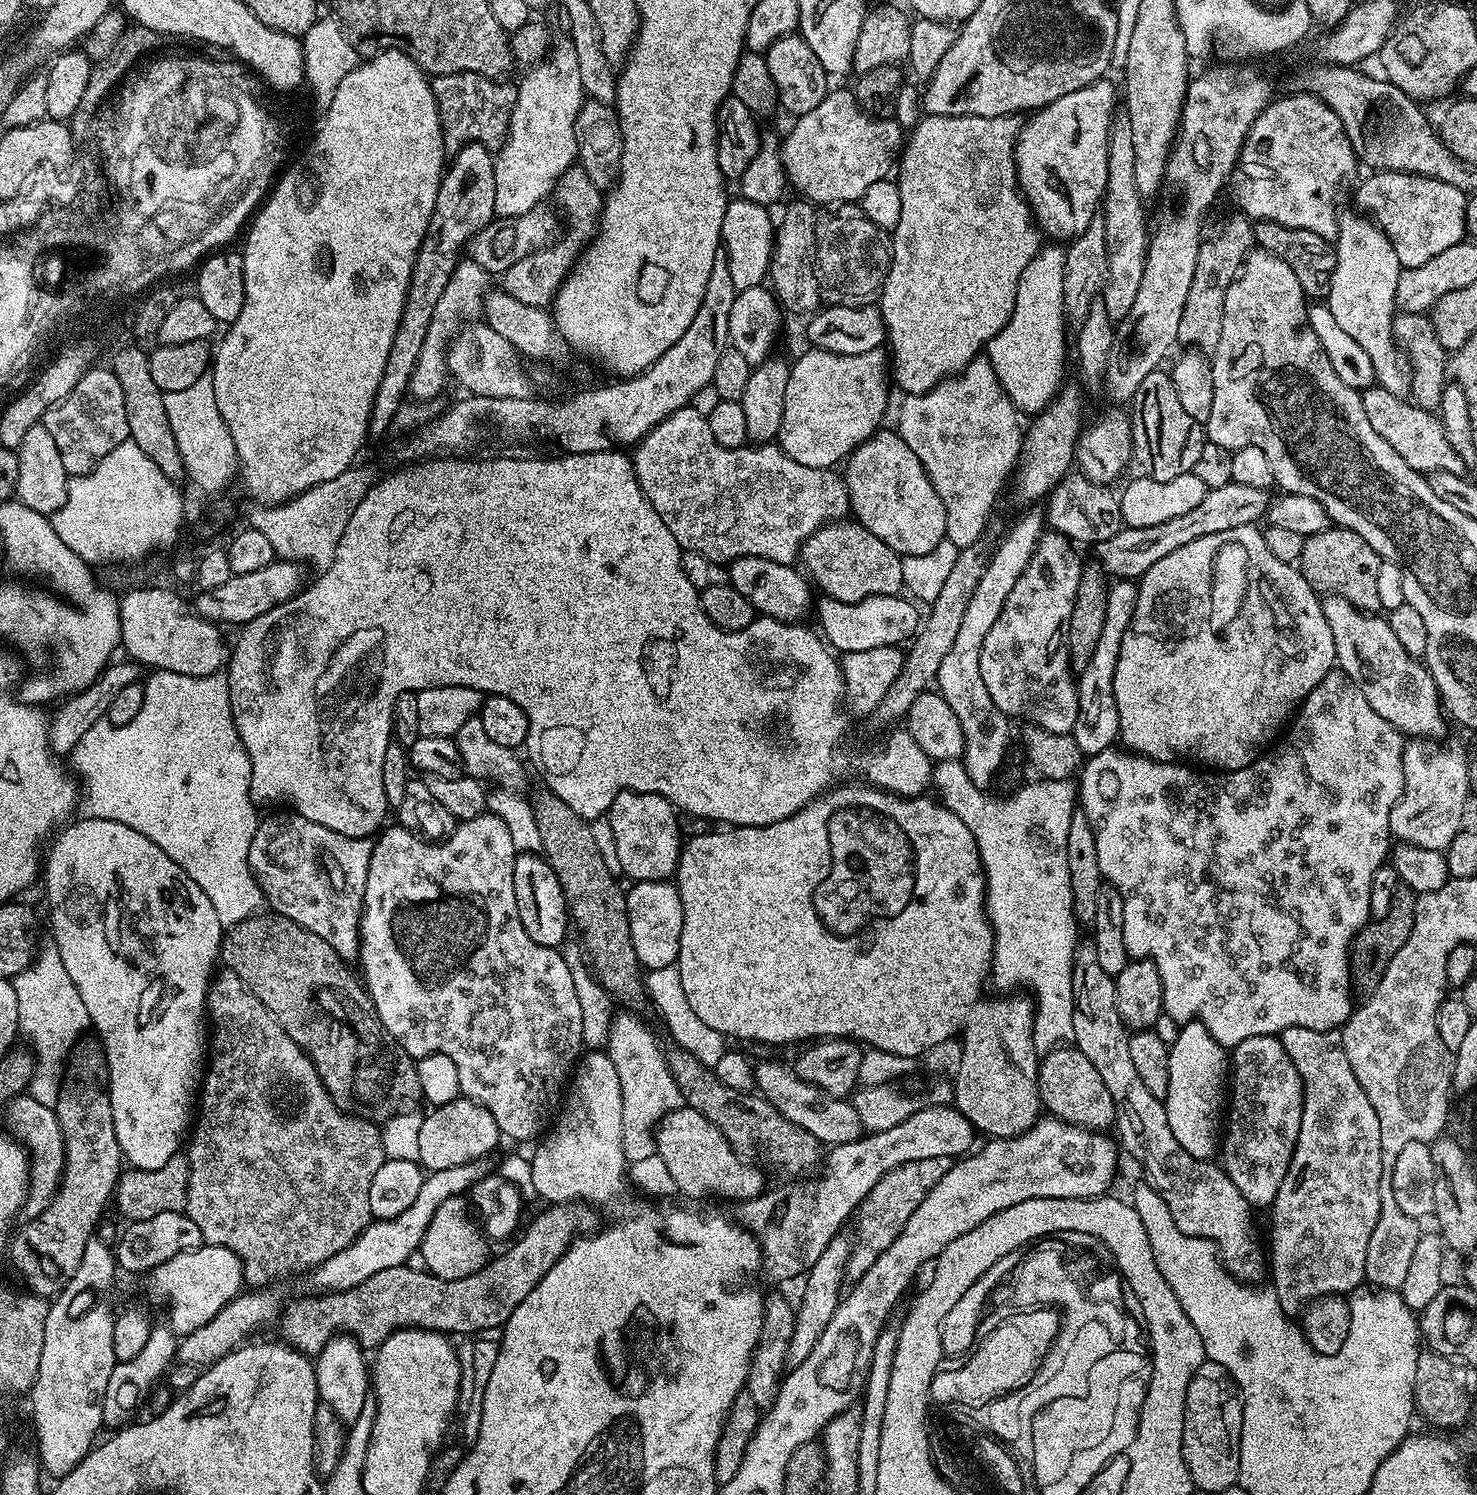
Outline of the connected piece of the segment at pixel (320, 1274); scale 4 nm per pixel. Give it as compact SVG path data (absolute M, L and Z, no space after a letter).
M487 1159L475 1160L462 1166L450 1166L450 1170L428 1172L422 1182L422 1190L418 1190L418 1198L414 1198L414 1202L410 1202L410 1206L406 1206L402 1214L389 1220L373 1219L372 1223L360 1231L358 1238L354 1238L354 1242L346 1246L346 1250L338 1250L334 1258L326 1258L326 1262L312 1269L310 1279L316 1287L313 1289L320 1294L341 1292L366 1282L366 1278L370 1278L370 1274L378 1274L378 1270L390 1270L390 1266L407 1264L411 1255L420 1251L423 1236L438 1206L448 1198L463 1197L471 1184L479 1185L481 1180L489 1175L488 1163Z

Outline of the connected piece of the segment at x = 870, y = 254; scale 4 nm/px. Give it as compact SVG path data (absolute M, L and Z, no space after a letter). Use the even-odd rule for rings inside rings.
M859 203L830 204L817 211L814 275L825 305L873 303L880 295L891 261L892 250L885 229L874 226Z

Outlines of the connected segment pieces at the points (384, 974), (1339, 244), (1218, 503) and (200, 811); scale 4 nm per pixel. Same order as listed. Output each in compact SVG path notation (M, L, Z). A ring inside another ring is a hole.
M481 814L469 820L459 821L454 831L439 842L417 836L408 828L385 827L375 837L372 846L364 906L360 910L360 955L358 957L358 965L360 964L361 970L364 971L362 983L372 999L376 1016L382 1022L382 1026L386 1026L388 1033L413 1058L429 1056L435 1052L446 1054L446 1058L450 1058L450 1062L458 1066L458 1086L461 1097L483 1104L486 1110L490 1110L490 1114L494 1114L494 1122L498 1122L501 1133L507 1139L509 1136L512 1142L537 1139L549 1127L561 1103L562 1093L585 1047L582 1008L578 1004L577 991L570 976L570 969L563 961L562 952L555 948L538 946L538 942L534 942L530 934L526 934L526 926L522 926L518 918L518 902L514 899L514 862L517 855L505 822L502 822L502 818L491 814Z
M1341 211L1338 216L1334 278L1330 278L1326 303L1338 326L1342 326L1342 330L1346 330L1346 334L1350 334L1350 338L1354 338L1354 342L1370 354L1376 384L1391 394L1403 397L1410 389L1412 371L1401 345L1392 337L1392 317L1397 311L1396 291L1402 271L1398 254L1394 254L1390 238L1386 238L1375 220L1352 212Z
M1227 484L1208 489L1206 498L1178 518L1170 518L1170 522L1158 522L1158 526L1138 526L1137 528L1121 527L1114 538L1106 538L1106 542L1098 542L1094 546L1095 559L1101 568L1112 578L1123 578L1135 581L1146 574L1154 562L1166 558L1166 554L1174 554L1178 546L1186 546L1194 542L1194 538L1206 538L1206 534L1222 534L1222 530L1234 530L1234 526L1256 524L1265 515L1270 503L1269 493L1263 488Z
M159 670L153 671L151 674L153 676L149 680L143 681L142 710L138 710L134 719L125 724L109 724L107 719L100 720L94 726L90 726L90 730L86 730L86 734L82 734L82 742L78 742L78 746L71 752L70 764L72 760L71 767L82 785L82 812L84 816L122 822L126 826L138 830L138 834L146 834L146 838L150 838L150 842L154 842L154 846L158 846L158 850L163 850L170 858L174 858L174 862L178 862L178 866L182 866L182 870L186 870L186 874L190 878L194 878L194 882L198 882L198 886L202 886L202 894L206 894L206 898L210 898L210 906L214 906L214 914L218 914L218 921L223 926L231 926L257 915L265 907L266 901L264 891L258 886L254 874L248 868L250 842L254 838L254 830L258 823L257 805L252 799L250 790L250 758L246 754L238 730L234 726L228 677L223 671L204 677L191 677L190 674Z

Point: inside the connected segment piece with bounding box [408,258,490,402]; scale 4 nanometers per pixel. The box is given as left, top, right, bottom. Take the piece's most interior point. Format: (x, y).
(463, 299)

